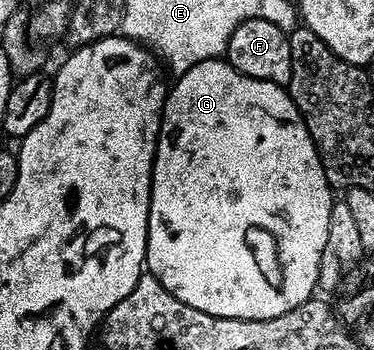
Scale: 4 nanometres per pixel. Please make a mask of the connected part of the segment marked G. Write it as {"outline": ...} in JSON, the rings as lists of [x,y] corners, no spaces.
{"outline":[[[223,57],[206,59],[197,65],[193,65],[193,69],[189,69],[184,75],[178,76],[174,82],[175,84],[173,82],[170,84],[167,99],[163,103],[163,115],[159,119],[159,139],[155,143],[155,160],[153,161],[153,173],[151,174],[151,200],[149,201],[149,225],[147,226],[146,270],[153,277],[157,277],[157,281],[161,286],[169,293],[173,293],[173,297],[177,297],[177,301],[181,301],[193,309],[201,309],[201,313],[209,313],[214,319],[252,319],[253,321],[261,321],[262,319],[281,317],[281,313],[289,313],[289,309],[297,309],[297,305],[309,301],[316,294],[319,287],[321,253],[325,253],[325,241],[329,241],[329,213],[333,202],[333,196],[331,196],[333,195],[333,189],[325,177],[325,169],[321,165],[317,149],[309,137],[309,129],[305,125],[303,114],[299,112],[297,105],[291,100],[291,93],[286,86],[273,81],[261,81],[257,77],[245,77],[245,73],[233,69],[233,65]]]}

